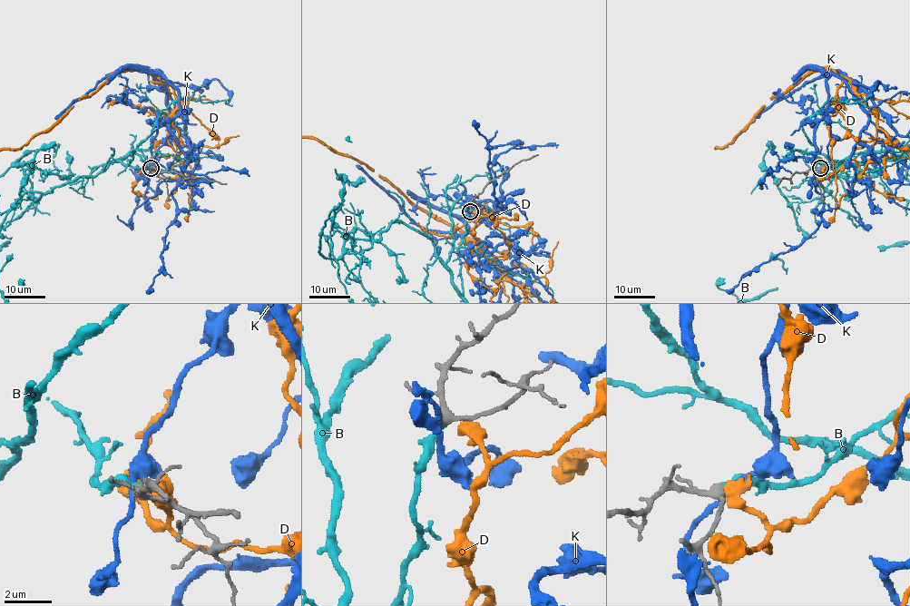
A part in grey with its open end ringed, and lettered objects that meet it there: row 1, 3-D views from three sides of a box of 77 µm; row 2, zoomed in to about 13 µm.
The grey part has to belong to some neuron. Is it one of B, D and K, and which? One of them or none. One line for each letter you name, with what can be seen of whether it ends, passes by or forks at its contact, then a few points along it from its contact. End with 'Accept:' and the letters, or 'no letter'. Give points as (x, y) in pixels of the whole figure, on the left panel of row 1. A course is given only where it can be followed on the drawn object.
B: it passes by
Accept: B

